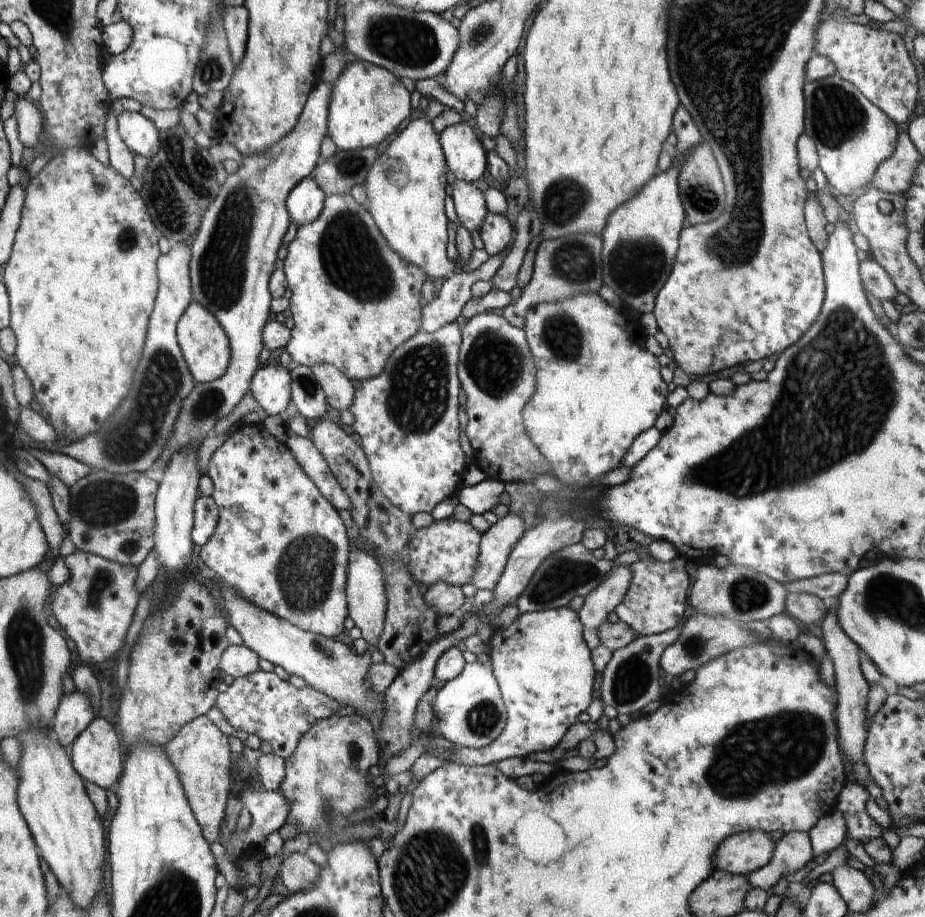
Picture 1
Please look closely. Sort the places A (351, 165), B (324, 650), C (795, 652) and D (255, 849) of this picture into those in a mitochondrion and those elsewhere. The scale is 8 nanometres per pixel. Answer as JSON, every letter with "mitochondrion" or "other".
{"A":"mitochondrion","B":"mitochondrion","C":"other","D":"other"}

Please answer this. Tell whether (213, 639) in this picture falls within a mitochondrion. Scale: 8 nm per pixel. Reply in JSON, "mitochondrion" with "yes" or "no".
{"mitochondrion":"no"}

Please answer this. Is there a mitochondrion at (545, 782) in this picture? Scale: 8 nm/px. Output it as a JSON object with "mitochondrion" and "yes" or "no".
{"mitochondrion":"no"}

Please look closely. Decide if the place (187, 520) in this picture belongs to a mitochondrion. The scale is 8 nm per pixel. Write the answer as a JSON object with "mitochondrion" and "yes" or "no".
{"mitochondrion":"no"}

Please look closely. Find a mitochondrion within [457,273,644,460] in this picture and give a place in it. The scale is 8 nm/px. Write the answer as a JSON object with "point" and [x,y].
{"point":[496,364]}

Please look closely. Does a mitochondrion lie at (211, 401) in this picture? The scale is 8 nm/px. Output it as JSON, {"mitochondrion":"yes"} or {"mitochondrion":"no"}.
{"mitochondrion":"yes"}

